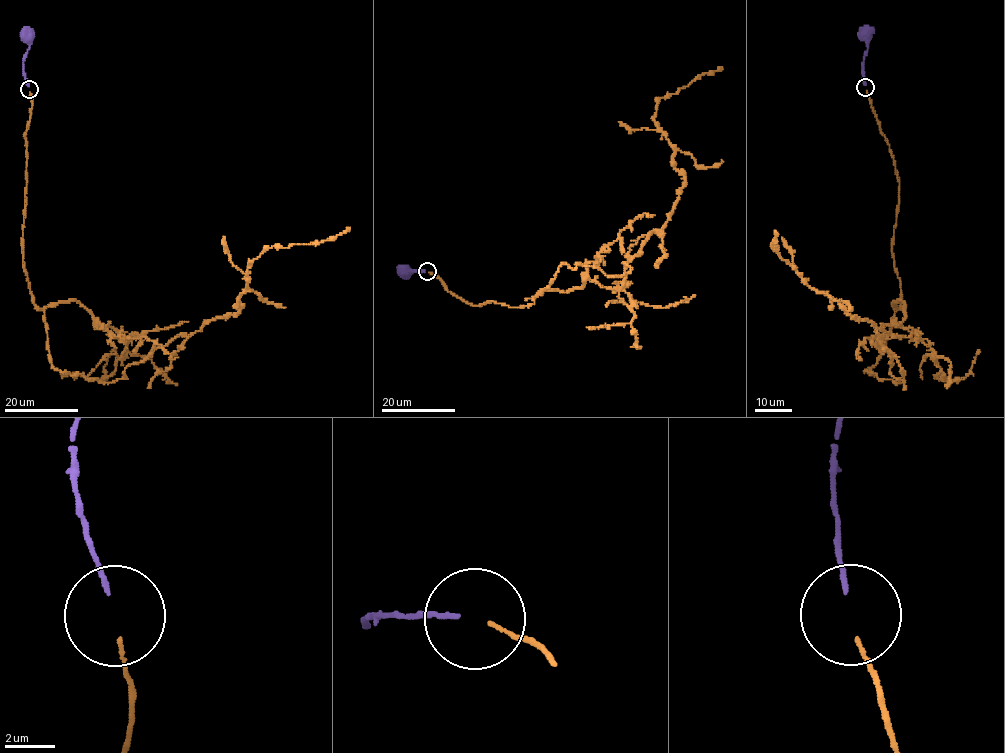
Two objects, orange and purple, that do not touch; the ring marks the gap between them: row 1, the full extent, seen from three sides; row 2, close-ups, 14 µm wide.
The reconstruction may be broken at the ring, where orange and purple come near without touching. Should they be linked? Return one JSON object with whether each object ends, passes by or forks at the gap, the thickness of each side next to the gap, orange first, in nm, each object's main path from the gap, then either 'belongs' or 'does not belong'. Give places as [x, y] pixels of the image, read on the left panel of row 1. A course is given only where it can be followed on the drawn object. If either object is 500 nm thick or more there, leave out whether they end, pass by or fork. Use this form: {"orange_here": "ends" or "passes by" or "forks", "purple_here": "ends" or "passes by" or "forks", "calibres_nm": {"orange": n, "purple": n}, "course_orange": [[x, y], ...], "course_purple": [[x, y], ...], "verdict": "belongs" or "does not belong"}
{"orange_here": "ends", "purple_here": "ends", "calibres_nm": {"orange": 150, "purple": 200}, "course_orange": [[29, 92], [23, 266], [62, 371], [125, 378], [157, 348], [239, 310], [259, 254], [349, 228]], "course_purple": [[28, 86], [23, 60], [29, 44], [25, 37]], "verdict": "belongs"}

